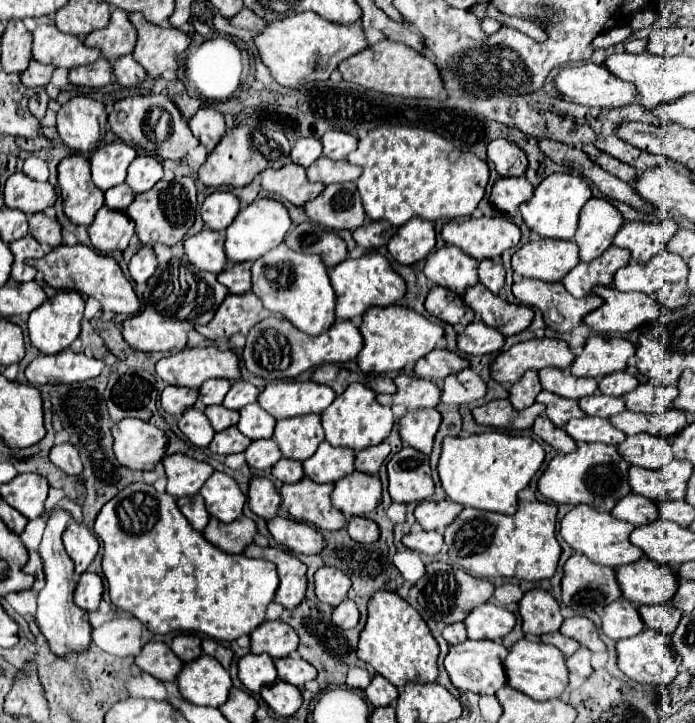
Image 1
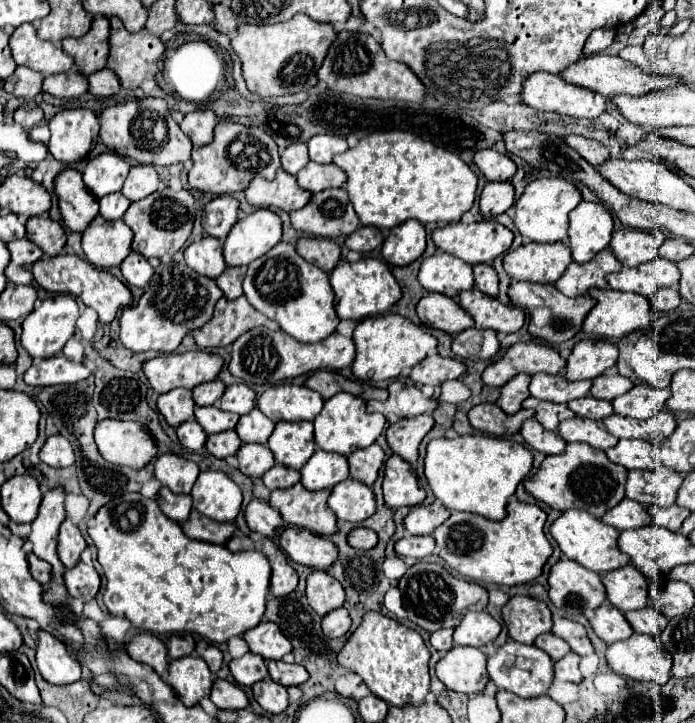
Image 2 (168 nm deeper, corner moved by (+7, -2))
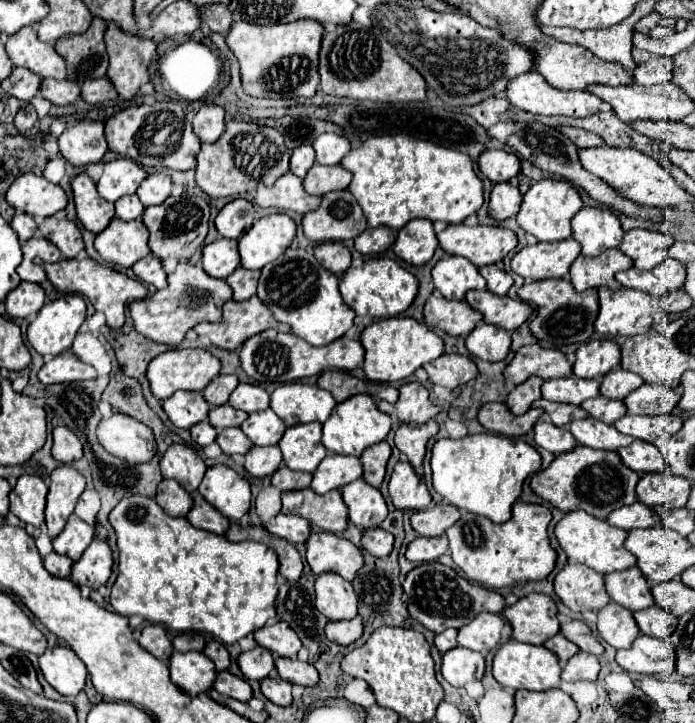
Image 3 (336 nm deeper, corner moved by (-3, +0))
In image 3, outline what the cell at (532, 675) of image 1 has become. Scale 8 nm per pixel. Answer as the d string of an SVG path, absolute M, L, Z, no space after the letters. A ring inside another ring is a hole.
M510 640L496 652L494 662L492 662L492 674L506 688L548 690L548 688L558 688L562 666L560 666L556 654L552 654L548 648L534 646L534 644L524 644L524 642L518 642L518 640Z

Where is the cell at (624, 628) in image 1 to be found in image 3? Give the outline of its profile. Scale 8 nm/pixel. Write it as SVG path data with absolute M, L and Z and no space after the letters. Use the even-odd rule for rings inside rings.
M614 602L598 612L598 632L614 648L628 648L640 636L632 612Z

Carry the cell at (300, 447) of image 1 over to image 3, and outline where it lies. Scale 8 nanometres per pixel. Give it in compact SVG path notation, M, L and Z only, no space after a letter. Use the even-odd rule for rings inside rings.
M320 422L296 424L286 428L278 446L282 450L286 466L300 472L314 472L328 454L328 450L322 444Z

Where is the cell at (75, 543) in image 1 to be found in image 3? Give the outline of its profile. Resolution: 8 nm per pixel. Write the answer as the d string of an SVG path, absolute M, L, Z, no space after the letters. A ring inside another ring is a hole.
M72 514L66 522L66 528L54 538L52 544L58 554L64 554L76 562L92 542L92 538L94 538L94 528L88 526L84 520L80 520L76 514Z

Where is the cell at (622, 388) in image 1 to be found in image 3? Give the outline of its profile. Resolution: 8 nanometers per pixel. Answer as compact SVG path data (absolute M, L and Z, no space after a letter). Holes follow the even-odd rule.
M618 368L604 376L604 380L600 384L600 394L614 398L614 400L624 400L630 392L634 392L642 384L644 384L644 380L638 374Z

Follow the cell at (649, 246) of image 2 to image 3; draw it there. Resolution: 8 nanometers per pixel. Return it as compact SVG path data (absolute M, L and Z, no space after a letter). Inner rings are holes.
M628 230L620 242L620 250L634 260L640 270L652 270L668 256L668 248L674 244L670 234L660 234L652 230Z

